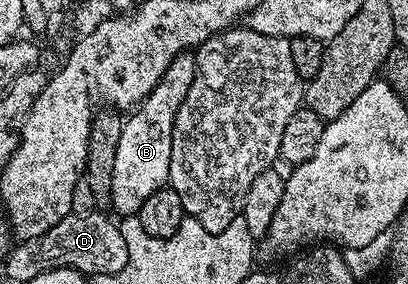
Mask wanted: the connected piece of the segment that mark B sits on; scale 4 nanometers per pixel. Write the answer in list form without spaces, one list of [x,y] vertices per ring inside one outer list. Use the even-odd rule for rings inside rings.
[[[181,54],[172,60],[158,85],[141,101],[141,104],[121,123],[118,147],[114,154],[111,209],[124,218],[137,215],[142,204],[159,188],[165,187],[170,168],[170,153],[173,149],[174,118],[189,93],[196,77],[196,59],[190,54]]]

